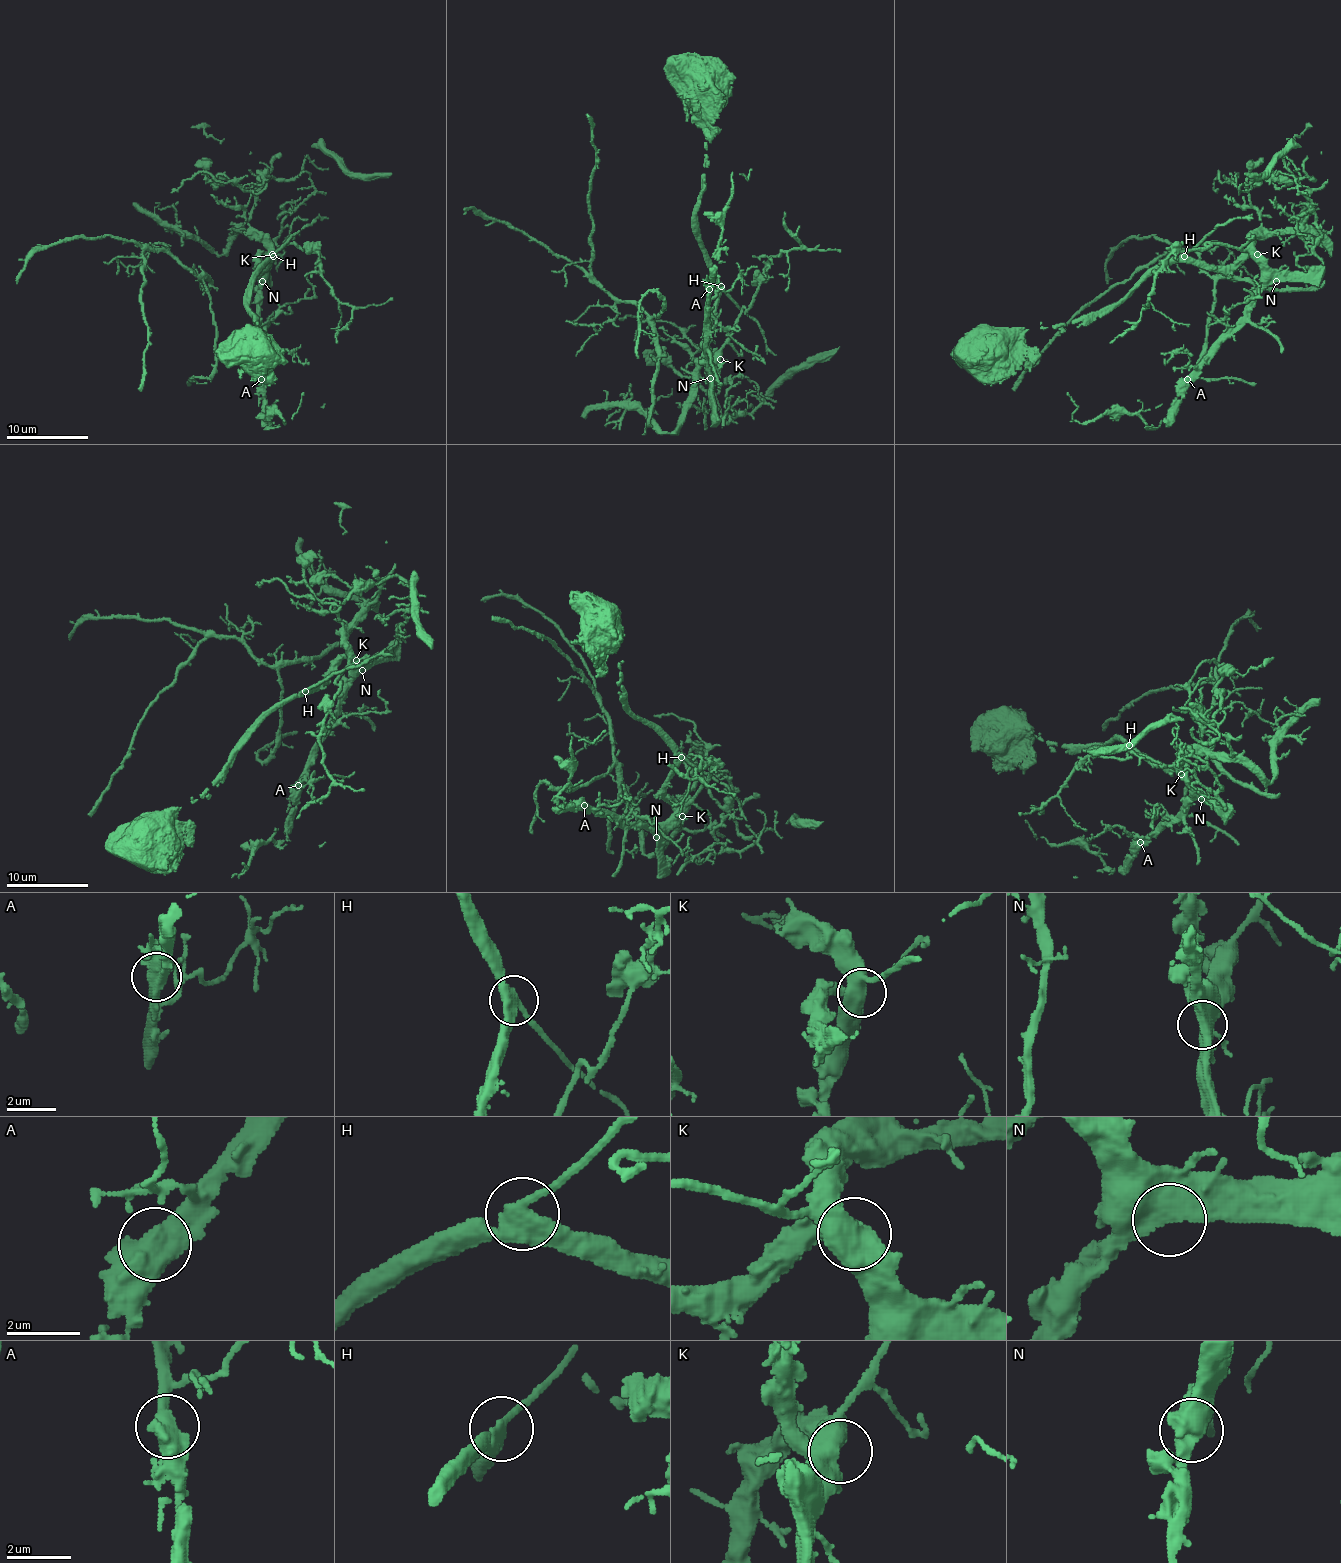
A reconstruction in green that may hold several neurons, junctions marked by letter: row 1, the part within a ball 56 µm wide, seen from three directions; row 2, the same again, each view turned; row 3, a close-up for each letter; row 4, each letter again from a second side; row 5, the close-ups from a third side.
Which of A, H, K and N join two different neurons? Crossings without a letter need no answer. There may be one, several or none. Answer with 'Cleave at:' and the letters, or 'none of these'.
Cleave at: none of these

